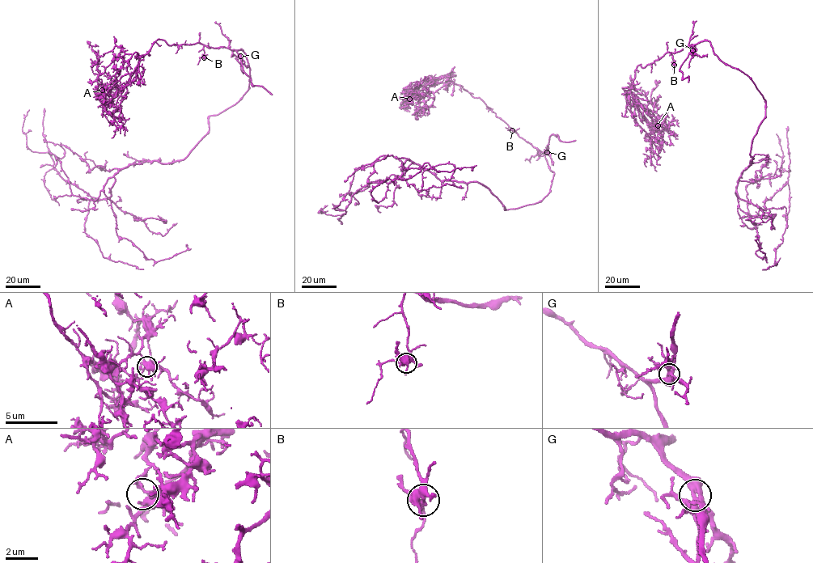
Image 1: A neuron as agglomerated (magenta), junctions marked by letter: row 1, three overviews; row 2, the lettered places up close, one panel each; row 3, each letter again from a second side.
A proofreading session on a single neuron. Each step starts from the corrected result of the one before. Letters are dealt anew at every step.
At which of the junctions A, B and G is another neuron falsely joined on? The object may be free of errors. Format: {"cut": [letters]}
{"cut": []}

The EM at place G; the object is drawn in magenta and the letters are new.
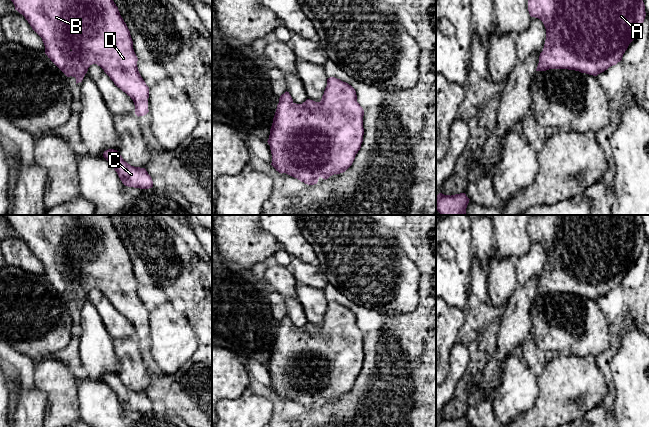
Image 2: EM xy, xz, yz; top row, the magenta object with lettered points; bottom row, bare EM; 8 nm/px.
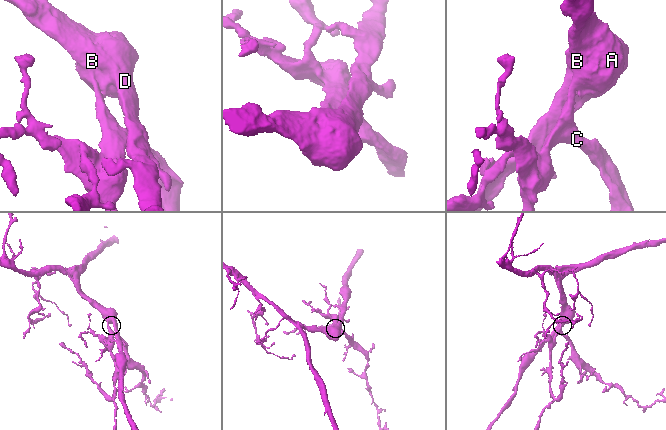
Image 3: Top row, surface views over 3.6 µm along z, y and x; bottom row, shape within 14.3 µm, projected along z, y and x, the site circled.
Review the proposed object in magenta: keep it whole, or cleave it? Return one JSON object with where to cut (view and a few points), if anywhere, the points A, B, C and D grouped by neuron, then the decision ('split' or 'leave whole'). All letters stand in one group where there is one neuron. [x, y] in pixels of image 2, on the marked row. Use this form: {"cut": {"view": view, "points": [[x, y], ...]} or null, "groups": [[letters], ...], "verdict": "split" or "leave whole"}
{"cut": null, "groups": [["A", "B", "C", "D"]], "verdict": "leave whole"}

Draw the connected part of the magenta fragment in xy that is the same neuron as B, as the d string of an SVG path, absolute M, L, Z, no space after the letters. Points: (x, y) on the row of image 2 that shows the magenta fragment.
M11 0L42 38L45 54L67 76L82 82L92 64L100 66L134 102L135 114L146 115L149 87L141 77L130 31L113 0Z

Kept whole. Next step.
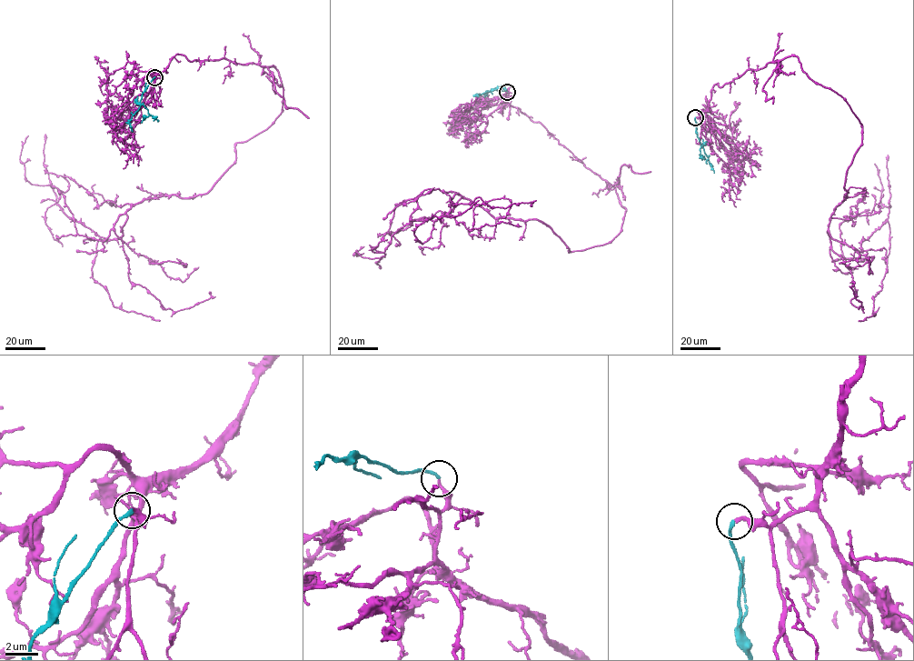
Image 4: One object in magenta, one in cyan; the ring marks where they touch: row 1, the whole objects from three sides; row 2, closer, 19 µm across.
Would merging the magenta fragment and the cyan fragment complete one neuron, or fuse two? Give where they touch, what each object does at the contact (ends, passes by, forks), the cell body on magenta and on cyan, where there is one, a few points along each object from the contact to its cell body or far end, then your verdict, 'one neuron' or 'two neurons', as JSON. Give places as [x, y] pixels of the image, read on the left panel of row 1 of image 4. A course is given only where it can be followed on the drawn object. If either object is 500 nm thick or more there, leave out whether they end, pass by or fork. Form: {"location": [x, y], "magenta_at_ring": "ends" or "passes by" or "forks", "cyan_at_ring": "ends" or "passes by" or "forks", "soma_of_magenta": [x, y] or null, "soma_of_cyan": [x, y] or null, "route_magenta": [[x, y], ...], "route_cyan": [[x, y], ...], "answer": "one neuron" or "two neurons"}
{"location": [154, 77], "magenta_at_ring": "ends", "cyan_at_ring": "ends", "soma_of_magenta": null, "soma_of_cyan": null, "route_magenta": [[154, 77], [177, 54], [272, 66], [282, 110], [206, 193], [135, 203], [110, 240], [26, 179], [28, 135]], "route_cyan": [[154, 77], [143, 93], [139, 109], [129, 122], [132, 132]], "answer": "one neuron"}

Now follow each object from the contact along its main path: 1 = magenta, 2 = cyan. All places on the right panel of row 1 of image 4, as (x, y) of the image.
1: (695, 117), (715, 85), (797, 57), (860, 124), (829, 226), (861, 251), (890, 206), (874, 164)
2: (695, 117), (697, 135), (714, 173)

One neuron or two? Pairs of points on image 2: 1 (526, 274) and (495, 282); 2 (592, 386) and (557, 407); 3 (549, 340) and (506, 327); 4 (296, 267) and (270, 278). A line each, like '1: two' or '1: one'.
1: two
2: one
3: two
4: two

